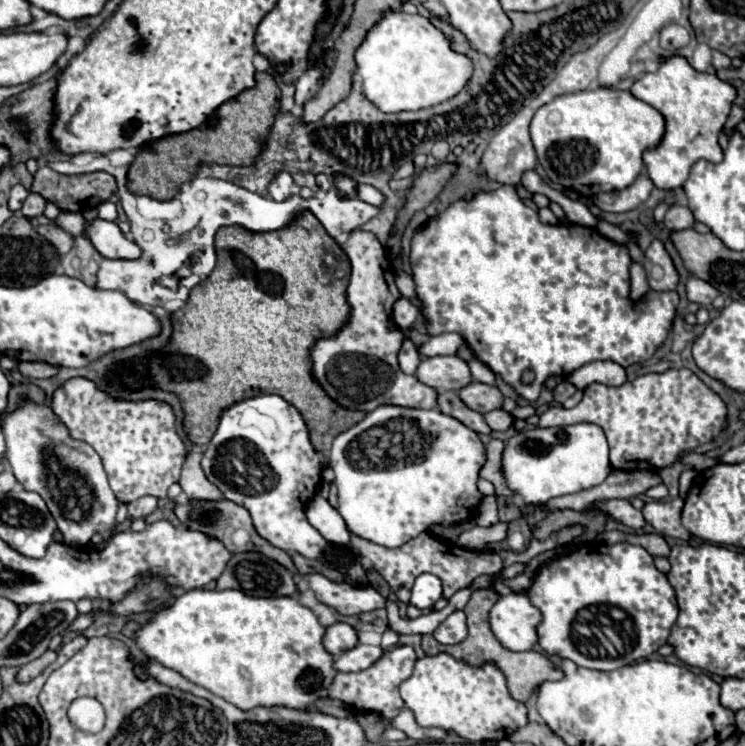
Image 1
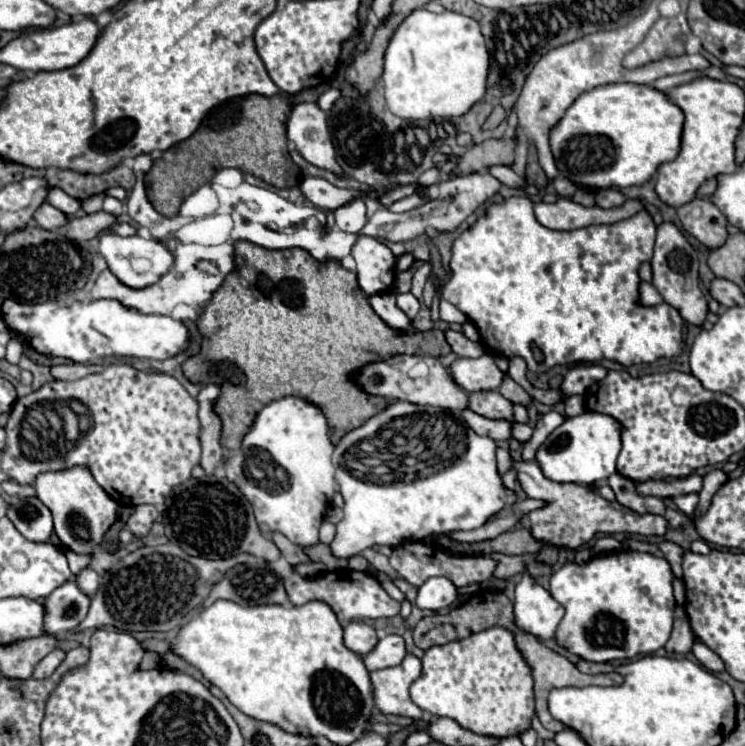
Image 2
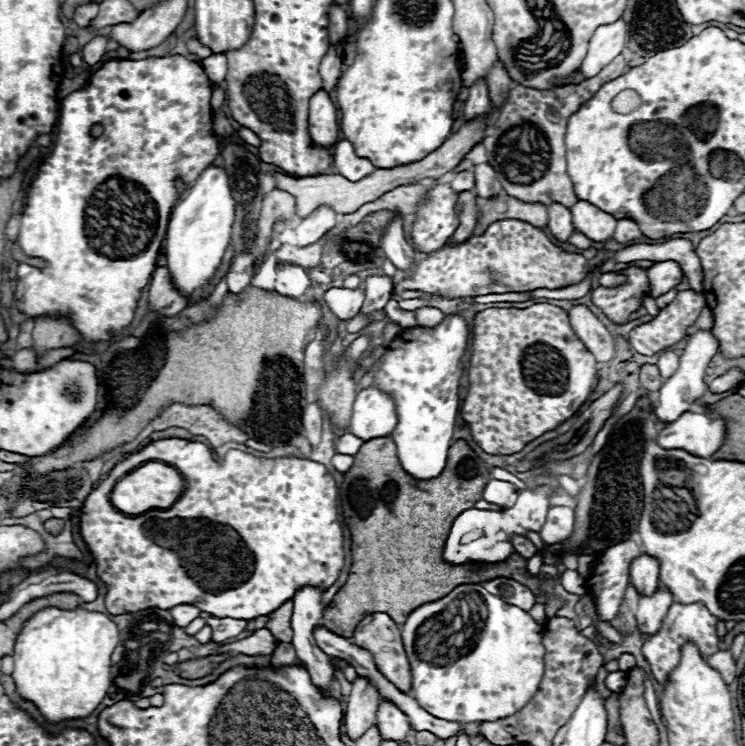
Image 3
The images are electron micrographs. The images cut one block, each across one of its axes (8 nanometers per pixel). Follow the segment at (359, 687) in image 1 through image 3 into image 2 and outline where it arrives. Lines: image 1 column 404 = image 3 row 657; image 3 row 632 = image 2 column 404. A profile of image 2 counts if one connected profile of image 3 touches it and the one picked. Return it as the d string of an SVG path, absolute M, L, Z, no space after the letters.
M406 654L398 666L370 672L376 710L382 714L398 714L420 720L424 712L410 700L408 694L408 686L420 676L420 672L422 664L414 654Z

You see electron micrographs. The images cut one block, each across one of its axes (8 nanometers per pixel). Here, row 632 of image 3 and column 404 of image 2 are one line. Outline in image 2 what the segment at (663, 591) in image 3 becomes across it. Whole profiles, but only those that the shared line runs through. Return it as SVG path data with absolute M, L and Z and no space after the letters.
M388 634L382 640L378 640L378 644L368 652L368 656L362 656L362 662L372 672L380 668L398 666L404 656L406 656L404 638L398 634Z

